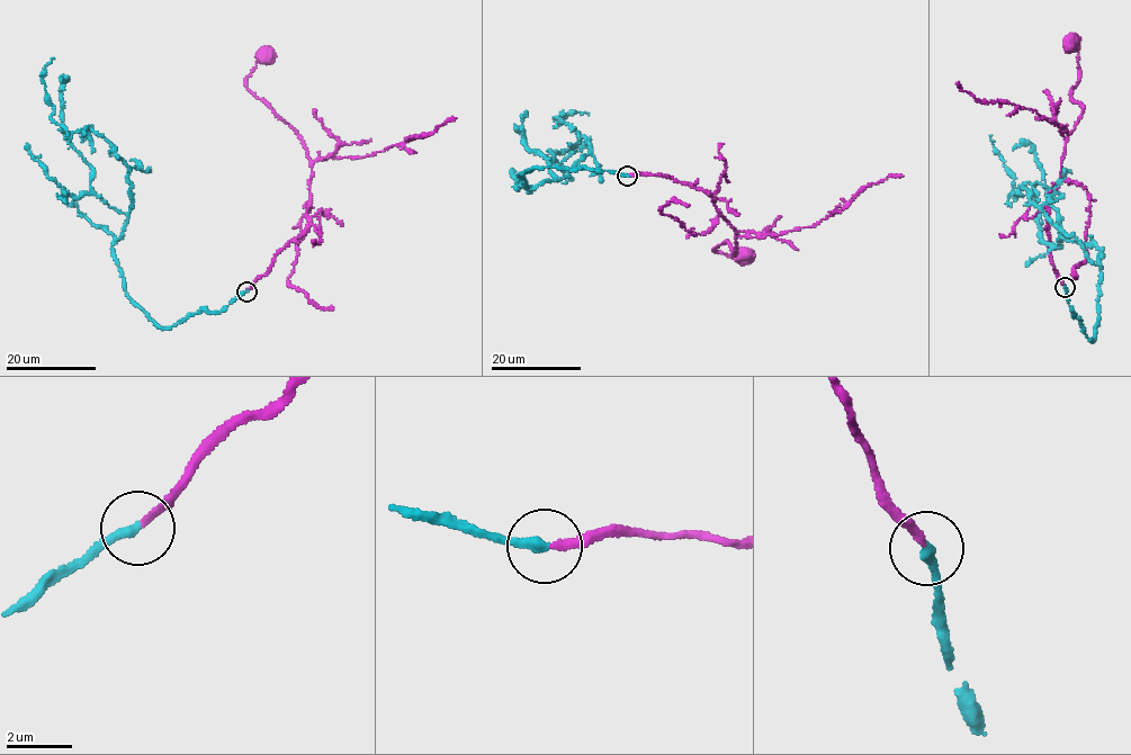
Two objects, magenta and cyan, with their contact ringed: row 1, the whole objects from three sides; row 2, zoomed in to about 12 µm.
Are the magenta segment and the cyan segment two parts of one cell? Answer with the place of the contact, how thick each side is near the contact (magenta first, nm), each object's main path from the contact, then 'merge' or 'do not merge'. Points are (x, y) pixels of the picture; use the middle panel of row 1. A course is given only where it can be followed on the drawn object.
(627, 176) | 200/300 nm | magenta via (628, 176), (673, 178), (708, 194), (720, 215), (736, 232), (735, 253), (727, 241), (714, 251), (745, 259) | cyan via (628, 176), (547, 168), (519, 174), (528, 187), (566, 176), (591, 145), (554, 118), (589, 115) | merge

